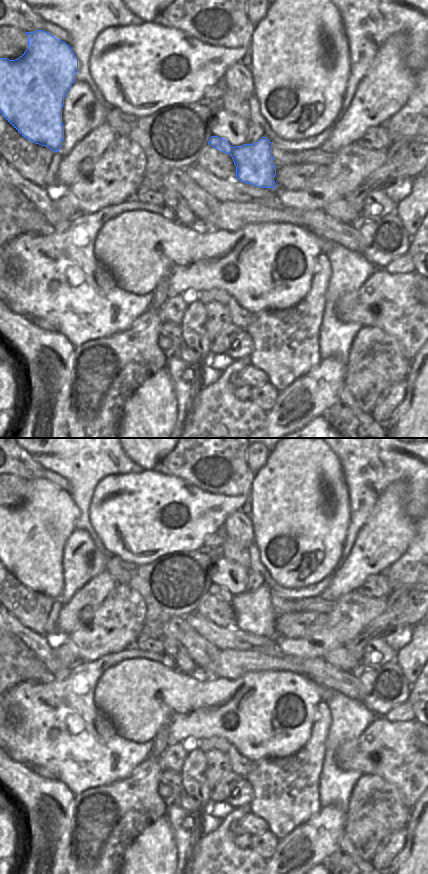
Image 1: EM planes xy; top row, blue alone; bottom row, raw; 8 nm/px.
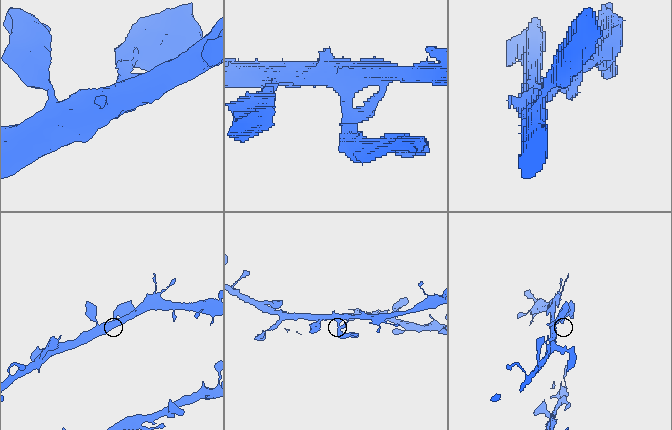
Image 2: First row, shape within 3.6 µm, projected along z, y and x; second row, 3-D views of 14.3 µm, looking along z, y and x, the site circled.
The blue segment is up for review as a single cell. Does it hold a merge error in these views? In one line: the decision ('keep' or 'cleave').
keep

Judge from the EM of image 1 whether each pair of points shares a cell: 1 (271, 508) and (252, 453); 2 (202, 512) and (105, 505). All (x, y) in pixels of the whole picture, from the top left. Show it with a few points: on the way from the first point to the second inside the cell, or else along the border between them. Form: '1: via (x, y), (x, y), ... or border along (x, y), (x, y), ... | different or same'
1: border along (270, 450), (266, 462), (256, 472) | different
2: via (178, 501), (173, 500), (164, 505), (129, 505) | same

